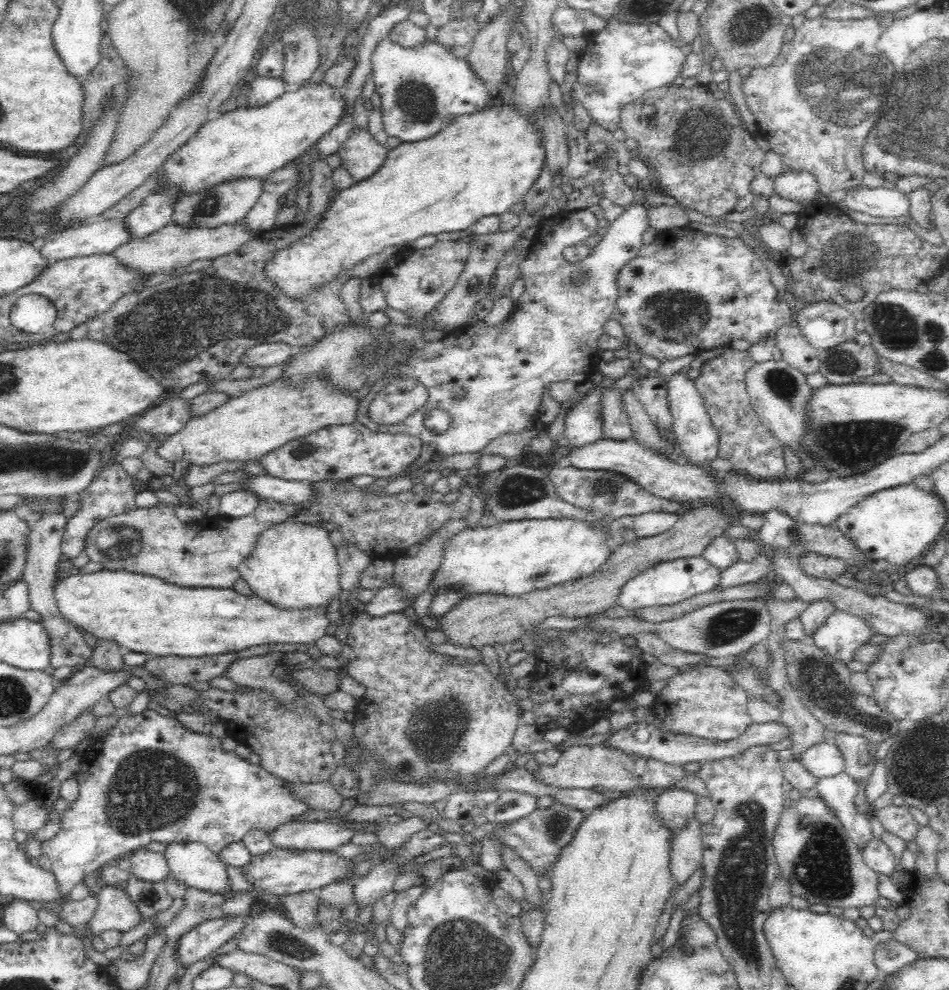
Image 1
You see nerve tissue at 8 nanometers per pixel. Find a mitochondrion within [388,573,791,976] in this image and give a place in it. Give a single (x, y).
(739, 878)

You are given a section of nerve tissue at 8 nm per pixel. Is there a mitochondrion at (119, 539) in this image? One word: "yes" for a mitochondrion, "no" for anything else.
yes

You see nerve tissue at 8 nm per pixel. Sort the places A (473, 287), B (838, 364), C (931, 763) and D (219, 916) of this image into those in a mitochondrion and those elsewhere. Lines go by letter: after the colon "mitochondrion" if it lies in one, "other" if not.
A: other
B: mitochondrion
C: mitochondrion
D: other

